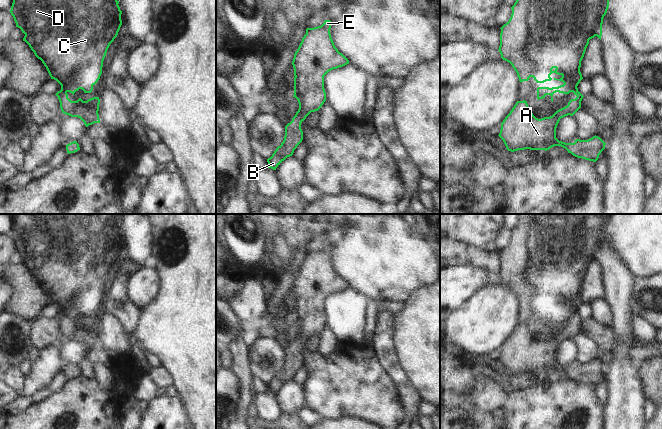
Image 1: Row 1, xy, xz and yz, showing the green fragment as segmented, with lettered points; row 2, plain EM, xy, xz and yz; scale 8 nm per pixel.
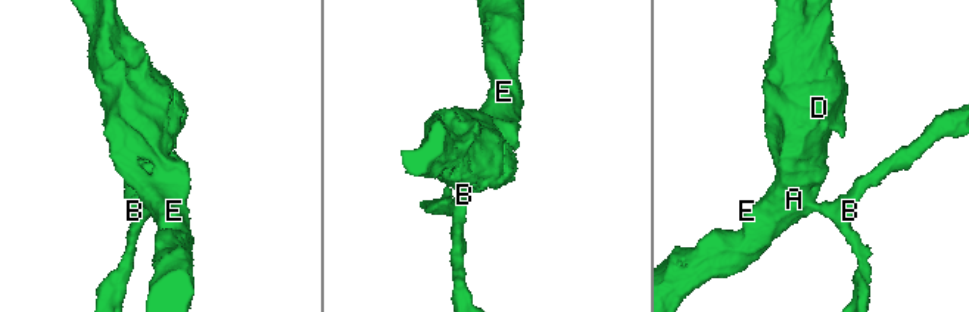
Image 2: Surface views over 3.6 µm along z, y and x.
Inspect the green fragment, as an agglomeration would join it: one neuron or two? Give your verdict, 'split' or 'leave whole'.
leave whole

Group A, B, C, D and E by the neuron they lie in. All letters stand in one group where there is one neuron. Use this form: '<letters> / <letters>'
A B C D E

